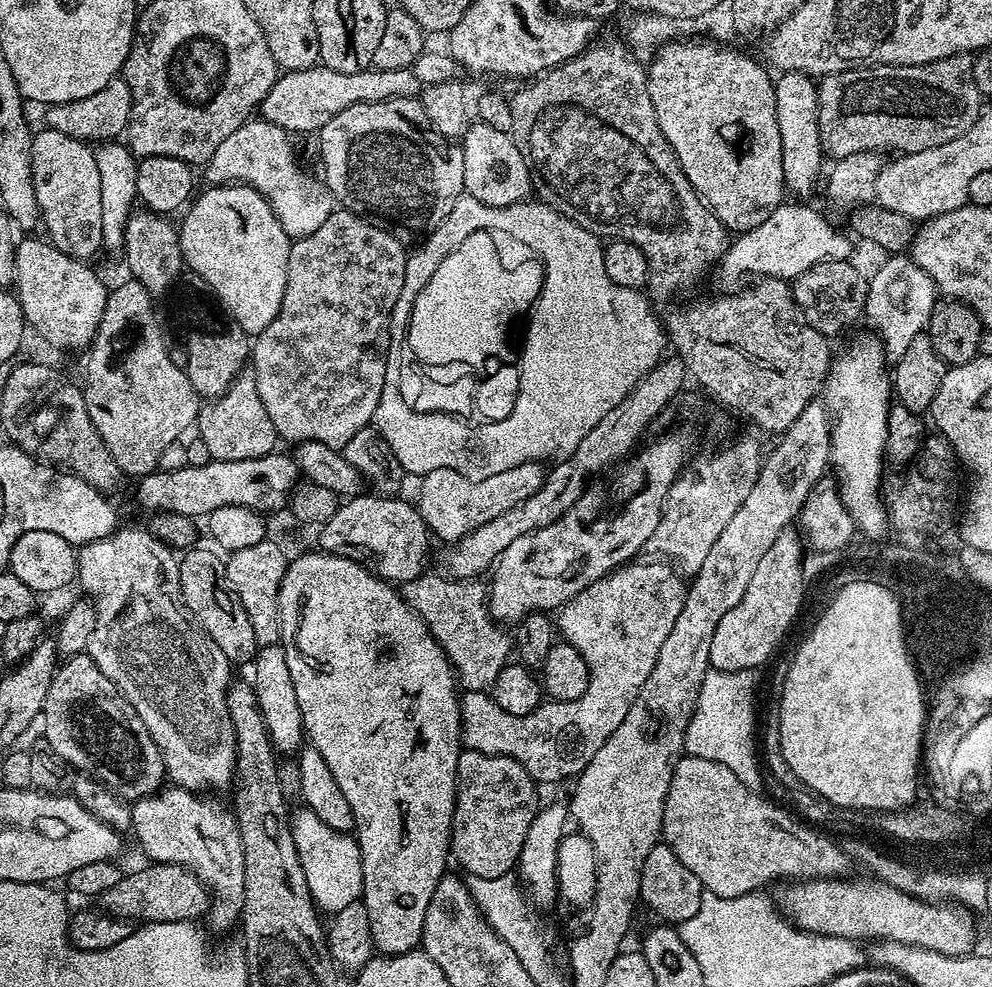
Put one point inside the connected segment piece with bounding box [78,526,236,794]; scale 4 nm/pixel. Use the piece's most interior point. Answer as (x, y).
(172, 674)

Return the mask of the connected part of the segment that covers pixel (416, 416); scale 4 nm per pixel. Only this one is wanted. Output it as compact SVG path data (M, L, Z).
M465 194L458 198L458 202L454 202L450 214L446 214L446 218L442 218L442 222L438 222L438 226L431 228L417 243L421 244L408 252L406 278L402 278L402 294L398 294L398 302L394 302L394 310L390 314L389 359L395 360L398 349L406 343L408 319L414 310L418 294L422 294L422 286L430 281L446 254L458 250L458 246L462 246L462 242L475 232L505 232L518 243L525 244L532 251L529 253L535 254L544 266L544 285L527 317L528 333L524 336L524 349L518 352L522 360L518 402L514 402L510 418L503 420L503 423L489 422L479 433L463 431L459 424L444 416L426 419L423 413L434 408L468 412L468 408L472 408L472 392L476 392L476 384L472 384L472 372L484 372L486 359L481 359L481 363L469 363L467 360L425 362L423 357L417 357L415 367L420 367L421 374L425 376L424 393L416 404L417 412L402 400L385 398L376 407L374 417L376 431L383 434L390 450L394 450L394 458L398 458L409 477L419 478L430 470L449 468L458 470L458 474L472 480L481 480L494 474L502 474L502 470L510 470L514 466L551 461L559 444L561 453L573 452L578 442L582 442L582 438L586 438L586 434L590 434L590 430L594 430L594 426L598 426L598 422L602 422L602 418L606 418L606 414L610 414L610 410L614 410L614 406L618 406L618 402L622 402L622 398L626 398L636 383L647 372L654 370L665 355L666 332L662 327L661 317L652 313L653 305L641 289L610 282L604 269L604 244L601 237L595 236L593 232L586 232L582 226L570 222L570 218L536 198L521 200L519 204L511 204L505 208L495 208Z

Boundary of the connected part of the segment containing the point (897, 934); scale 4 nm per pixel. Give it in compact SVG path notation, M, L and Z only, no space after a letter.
M829 878L827 880L806 880L803 882L792 882L787 885L788 888L781 894L778 899L779 907L782 909L783 915L791 920L797 928L802 928L806 932L817 932L823 936L837 936L838 938L846 938L847 940L854 940L857 942L877 941L877 940L893 940L894 942L902 942L903 944L913 944L916 948L925 948L926 950L934 950L938 954L946 954L947 956L967 956L973 951L972 948L976 944L976 920L969 909L961 906L956 902L933 902L928 898L921 898L918 896L911 896L910 894L898 890L890 884L881 883L875 878L868 879L866 883L862 880L852 880L848 878Z

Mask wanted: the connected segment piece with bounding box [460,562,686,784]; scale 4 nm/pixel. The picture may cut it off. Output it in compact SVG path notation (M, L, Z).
M629 562L586 586L582 594L574 594L570 602L563 604L555 617L559 639L574 646L574 650L586 658L586 666L590 670L586 694L574 702L563 704L562 710L556 710L560 712L552 712L553 705L544 702L530 714L516 715L506 714L506 710L502 710L488 692L464 692L460 696L460 739L467 751L514 758L538 784L574 778L589 764L606 738L622 724L630 706L634 706L638 690L646 686L646 678L650 678L650 670L654 670L658 662L662 642L666 642L670 630L674 630L674 622L678 622L678 614L682 614L685 577L668 562L636 563L640 562Z

